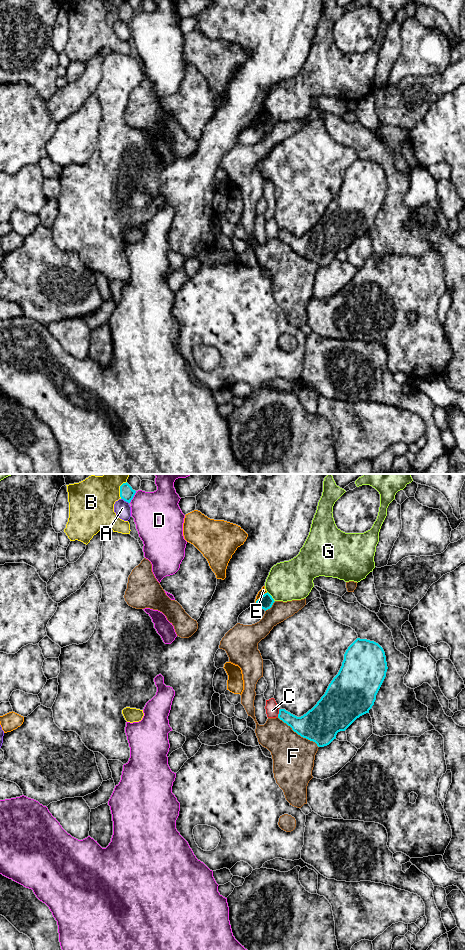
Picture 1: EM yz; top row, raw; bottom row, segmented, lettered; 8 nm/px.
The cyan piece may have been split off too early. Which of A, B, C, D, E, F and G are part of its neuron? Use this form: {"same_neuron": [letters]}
{"same_neuron": []}

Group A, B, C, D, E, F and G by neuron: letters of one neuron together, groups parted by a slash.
A / B / C D / E / F / G

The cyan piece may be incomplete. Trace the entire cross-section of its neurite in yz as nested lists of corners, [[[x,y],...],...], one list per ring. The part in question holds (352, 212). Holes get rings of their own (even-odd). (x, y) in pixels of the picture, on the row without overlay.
[[[357,158],[346,170],[338,194],[317,224],[301,237],[279,229],[278,238],[301,257],[315,262],[318,267],[327,266],[336,259],[338,252],[345,251],[357,238],[369,233],[387,189],[383,168],[374,161]]]

